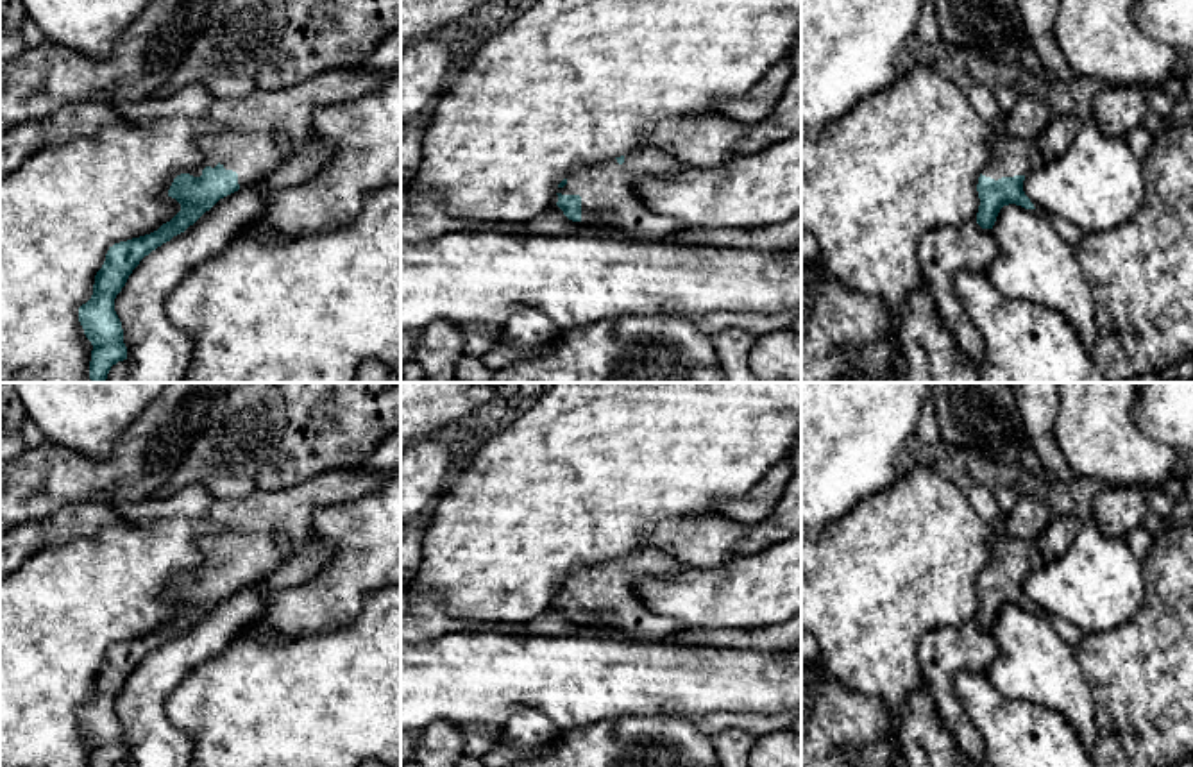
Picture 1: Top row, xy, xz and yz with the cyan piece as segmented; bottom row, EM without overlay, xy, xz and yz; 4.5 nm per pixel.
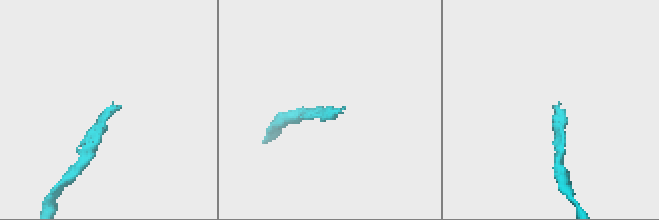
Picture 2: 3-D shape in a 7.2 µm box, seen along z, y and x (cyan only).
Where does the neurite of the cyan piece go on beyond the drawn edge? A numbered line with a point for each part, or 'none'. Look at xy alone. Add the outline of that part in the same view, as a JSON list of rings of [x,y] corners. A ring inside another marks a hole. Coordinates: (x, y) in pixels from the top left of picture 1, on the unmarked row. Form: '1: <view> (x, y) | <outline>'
1: xy (245, 546) | [[[360,467],[331,468],[292,488],[256,490],[245,499],[216,501],[206,517],[218,522],[222,533],[200,540],[206,563],[186,574],[200,577],[206,567],[220,563],[238,574],[240,588],[256,583],[286,556],[275,545],[277,533],[284,533],[293,547],[309,536],[317,510],[374,493],[397,474]]]

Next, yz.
1: yz (1009, 556) | [[[1002,517],[993,524],[989,560],[980,574],[998,581],[1002,577],[1027,576],[1045,563],[1037,542],[1009,535]]]

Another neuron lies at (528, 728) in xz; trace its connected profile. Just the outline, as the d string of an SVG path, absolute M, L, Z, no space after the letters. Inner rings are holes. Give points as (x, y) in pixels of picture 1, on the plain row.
M520 708L499 733L501 744L513 749L537 749L549 746L558 737L560 728L538 710Z

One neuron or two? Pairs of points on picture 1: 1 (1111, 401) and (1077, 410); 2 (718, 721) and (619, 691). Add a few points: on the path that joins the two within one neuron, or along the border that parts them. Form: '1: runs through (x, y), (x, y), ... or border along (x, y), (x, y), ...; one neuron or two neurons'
1: runs through (1102, 401), (1086, 410); one neuron
2: border along (739, 712), (684, 716); two neurons

